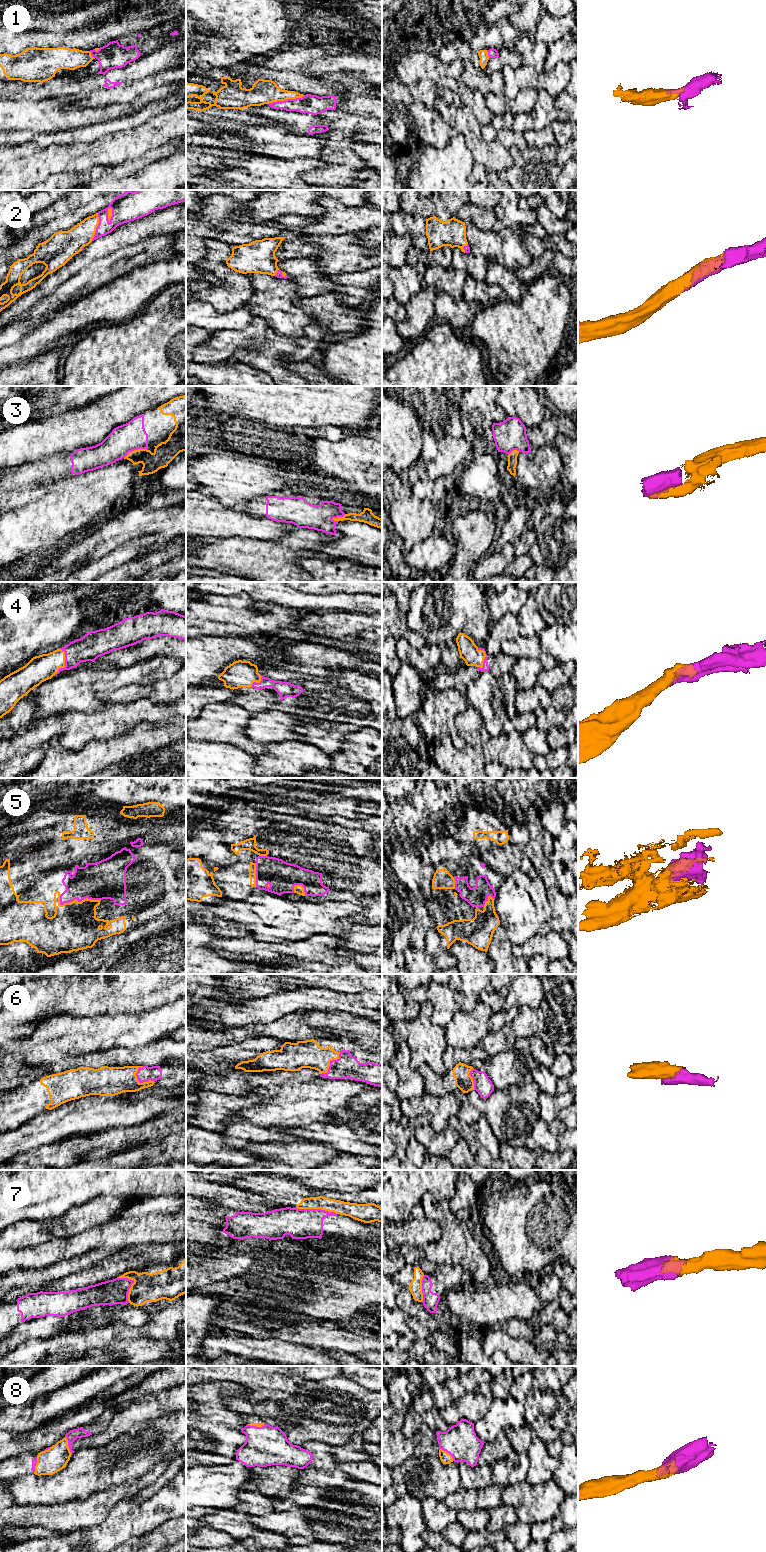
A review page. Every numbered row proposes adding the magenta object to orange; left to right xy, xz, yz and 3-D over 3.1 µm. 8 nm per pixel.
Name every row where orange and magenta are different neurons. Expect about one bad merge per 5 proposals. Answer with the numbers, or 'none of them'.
1, 7

